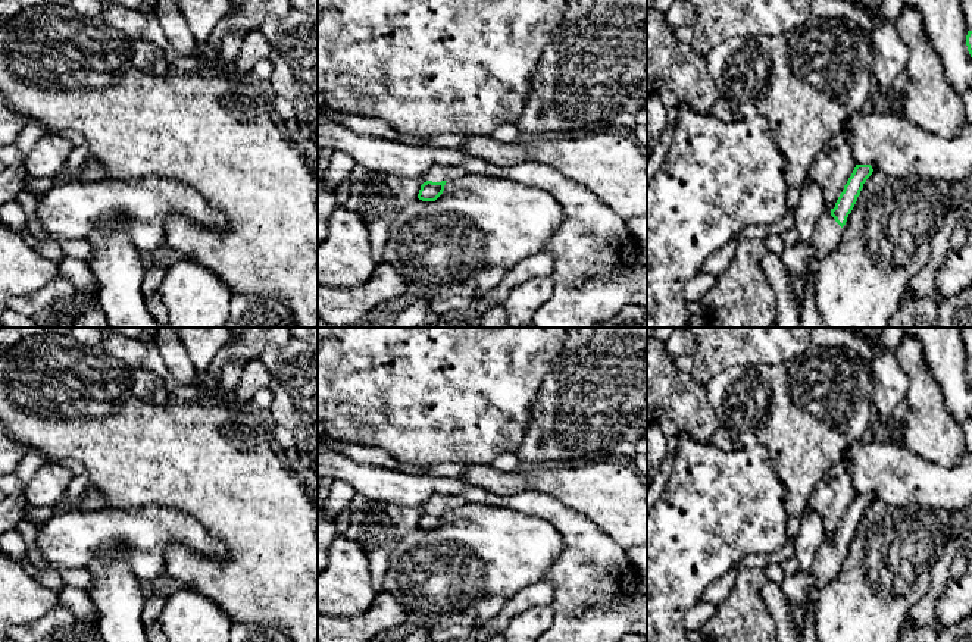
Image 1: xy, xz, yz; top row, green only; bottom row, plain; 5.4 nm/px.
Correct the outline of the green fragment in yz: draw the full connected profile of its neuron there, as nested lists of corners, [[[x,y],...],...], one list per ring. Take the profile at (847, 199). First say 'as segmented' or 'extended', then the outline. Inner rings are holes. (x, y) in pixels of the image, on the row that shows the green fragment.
extended; [[[856,165],[851,176],[844,185],[834,209],[825,209],[816,223],[816,229],[810,239],[810,245],[815,250],[813,257],[807,263],[807,270],[818,276],[819,262],[828,256],[840,242],[841,229],[851,213],[857,197],[863,188],[866,179],[872,175],[873,169],[871,165]]]

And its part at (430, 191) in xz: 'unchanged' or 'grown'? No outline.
grown

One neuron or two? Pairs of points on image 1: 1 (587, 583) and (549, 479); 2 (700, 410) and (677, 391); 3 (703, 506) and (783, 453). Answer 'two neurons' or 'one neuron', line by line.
1: two neurons
2: one neuron
3: two neurons

